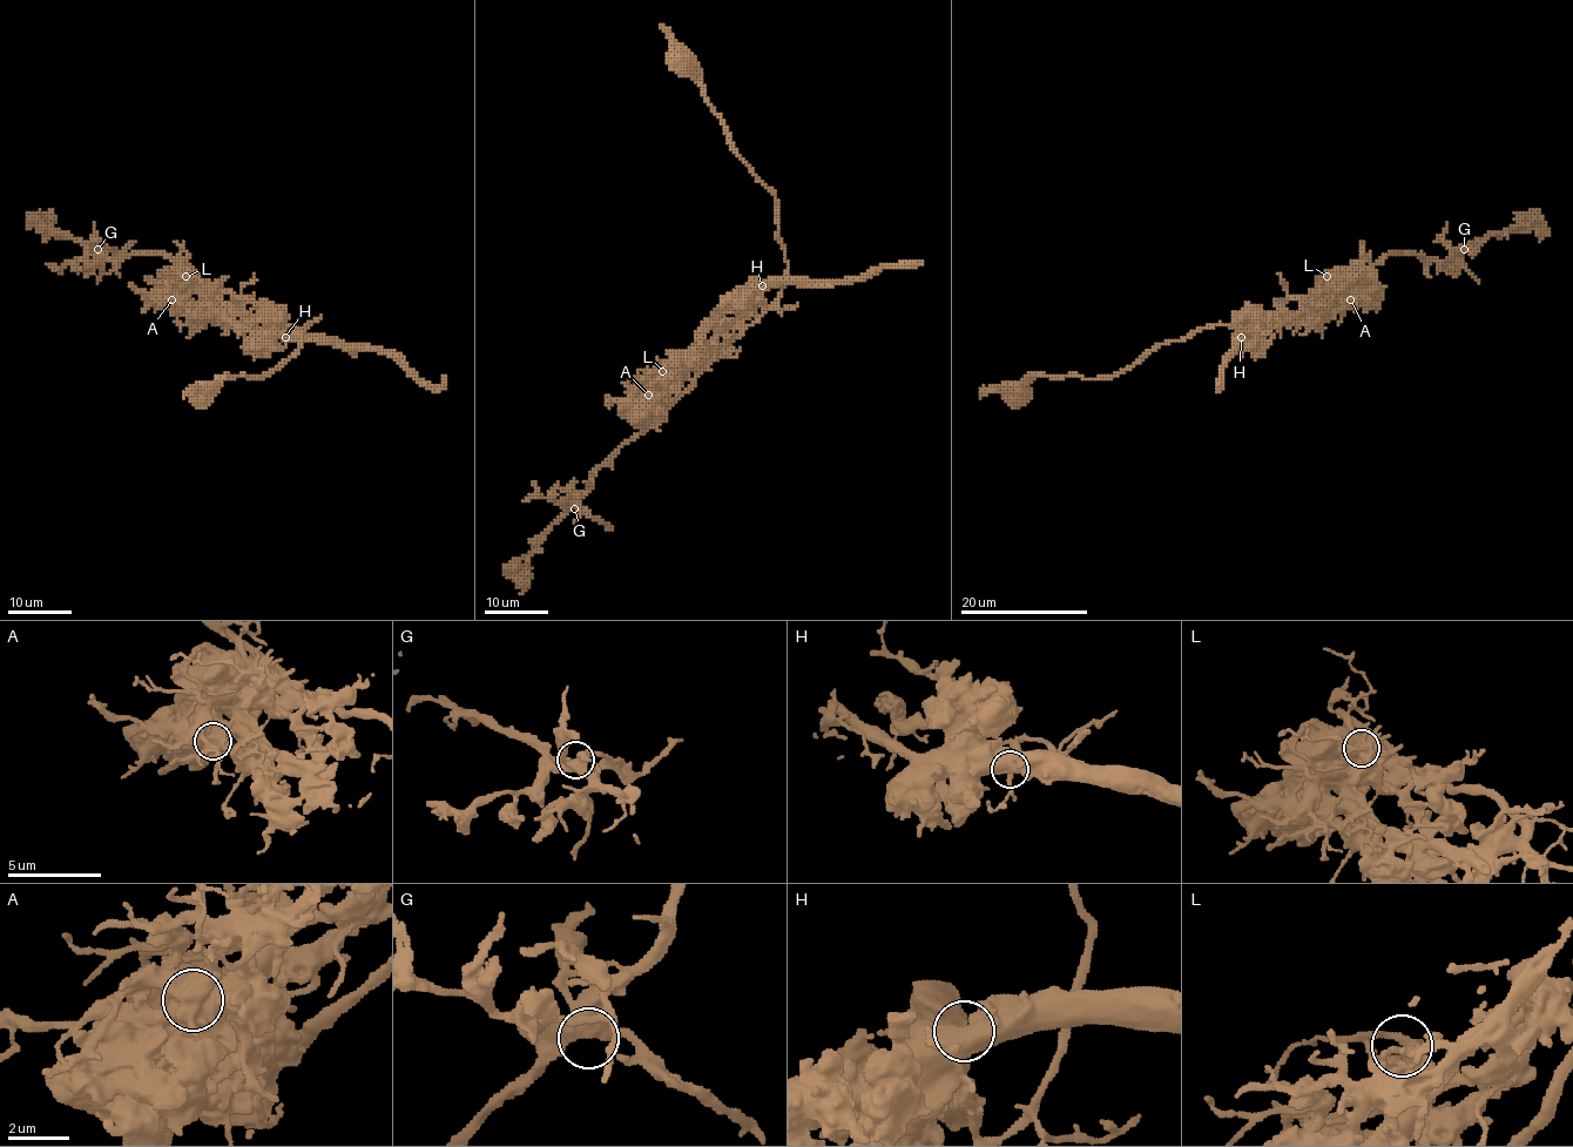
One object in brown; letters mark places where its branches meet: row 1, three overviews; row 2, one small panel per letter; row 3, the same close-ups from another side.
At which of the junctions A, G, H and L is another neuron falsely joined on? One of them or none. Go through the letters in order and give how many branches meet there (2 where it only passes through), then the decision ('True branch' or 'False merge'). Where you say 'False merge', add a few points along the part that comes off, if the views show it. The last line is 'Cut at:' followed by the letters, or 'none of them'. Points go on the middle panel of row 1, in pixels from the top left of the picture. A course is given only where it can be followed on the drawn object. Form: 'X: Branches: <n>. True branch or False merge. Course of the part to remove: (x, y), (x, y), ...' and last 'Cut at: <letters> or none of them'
A: Branches: 3. False merge. Course of the part to remove: (648, 395), (754, 323), (780, 296), (787, 270), (776, 196), (737, 153), (687, 68), (687, 53), (661, 24)
G: Branches: 3. True branch
H: Branches: 2. True branch
L: Branches: 3. True branch
Cut at: A

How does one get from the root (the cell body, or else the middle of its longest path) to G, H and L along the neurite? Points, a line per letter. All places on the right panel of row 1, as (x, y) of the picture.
G: (1018, 391), (1040, 375), (1112, 378), (1203, 326), (1278, 326), (1390, 254), (1446, 260), (1464, 249)
H: (1018, 391), (1040, 375), (1112, 378), (1159, 346), (1189, 338), (1203, 326), (1264, 326), (1256, 335), (1241, 337)
L: (1018, 391), (1040, 375), (1112, 378), (1159, 346), (1203, 326), (1278, 326), (1328, 302), (1327, 276)

